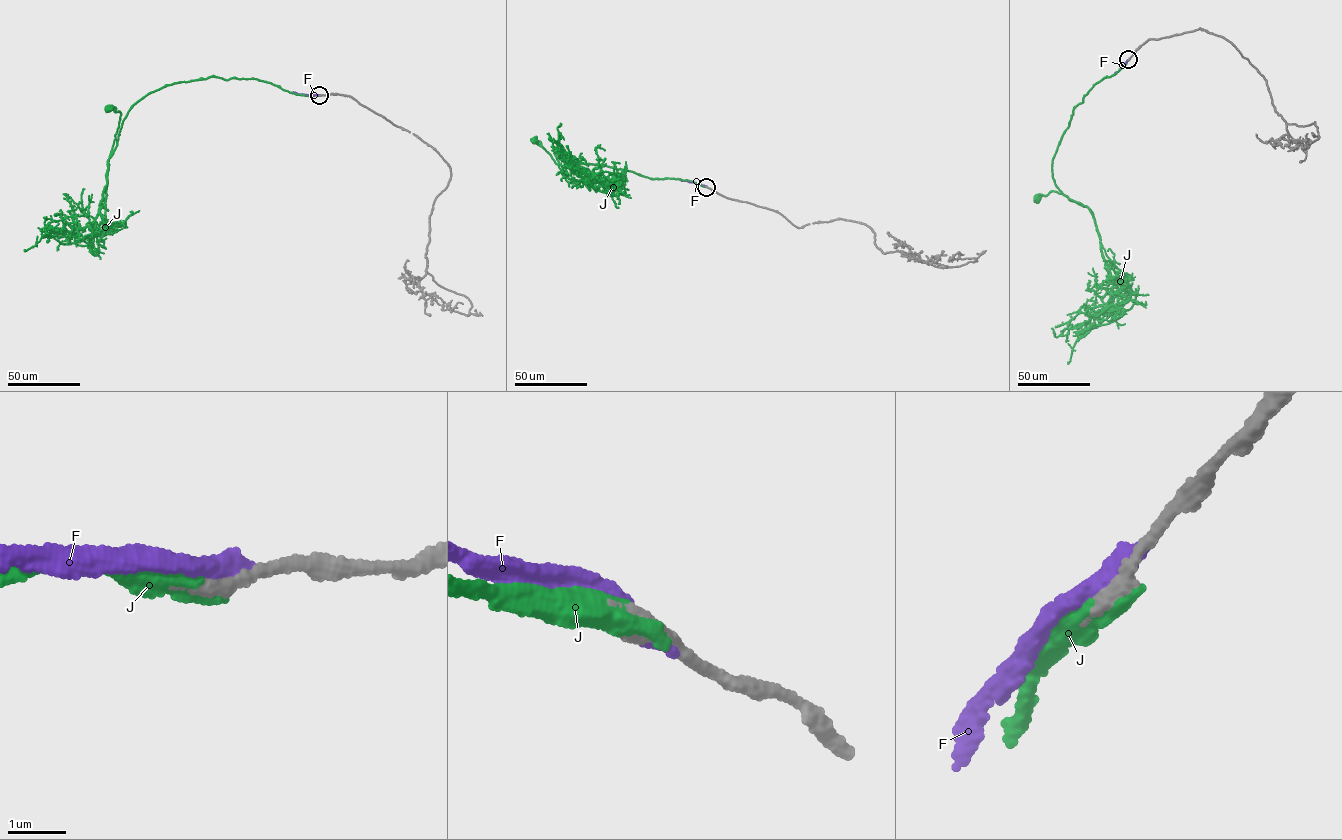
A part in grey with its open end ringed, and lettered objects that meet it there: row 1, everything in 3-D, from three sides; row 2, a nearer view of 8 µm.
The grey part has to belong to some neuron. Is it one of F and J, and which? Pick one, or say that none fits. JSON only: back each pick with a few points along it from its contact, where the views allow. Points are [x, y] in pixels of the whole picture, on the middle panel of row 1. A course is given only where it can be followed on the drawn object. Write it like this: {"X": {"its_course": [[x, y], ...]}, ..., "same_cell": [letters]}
{"J": {"its_course": [[707, 186], [586, 164], [555, 151], [565, 174], [573, 182], [569, 183], [551, 155], [534, 141]]}, "same_cell": ["J"]}

